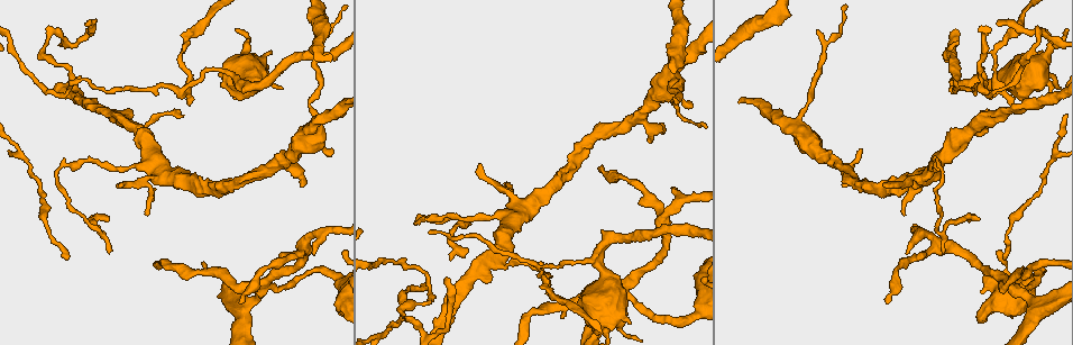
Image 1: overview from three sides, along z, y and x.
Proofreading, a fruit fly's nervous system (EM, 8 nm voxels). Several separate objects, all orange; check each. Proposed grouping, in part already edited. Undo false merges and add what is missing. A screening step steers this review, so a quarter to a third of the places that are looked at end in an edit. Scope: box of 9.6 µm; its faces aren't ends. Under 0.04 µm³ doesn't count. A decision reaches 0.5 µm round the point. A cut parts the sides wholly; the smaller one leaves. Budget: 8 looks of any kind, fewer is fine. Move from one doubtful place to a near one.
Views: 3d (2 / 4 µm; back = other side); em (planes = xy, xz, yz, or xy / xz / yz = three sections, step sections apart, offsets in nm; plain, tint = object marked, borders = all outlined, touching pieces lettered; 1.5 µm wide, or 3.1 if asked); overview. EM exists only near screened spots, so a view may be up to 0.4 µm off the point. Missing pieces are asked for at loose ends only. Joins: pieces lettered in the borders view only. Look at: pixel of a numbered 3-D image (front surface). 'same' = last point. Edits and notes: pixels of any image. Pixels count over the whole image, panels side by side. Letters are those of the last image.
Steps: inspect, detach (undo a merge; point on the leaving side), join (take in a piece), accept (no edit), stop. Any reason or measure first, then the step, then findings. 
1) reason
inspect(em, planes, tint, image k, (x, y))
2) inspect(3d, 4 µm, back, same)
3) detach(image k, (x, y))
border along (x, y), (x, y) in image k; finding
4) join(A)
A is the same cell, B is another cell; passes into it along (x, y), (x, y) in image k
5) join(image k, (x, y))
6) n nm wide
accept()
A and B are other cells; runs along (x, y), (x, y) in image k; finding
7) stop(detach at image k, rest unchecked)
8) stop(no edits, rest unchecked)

four-way junction
inspect(3d, 2 µm, image 1, (270, 289))

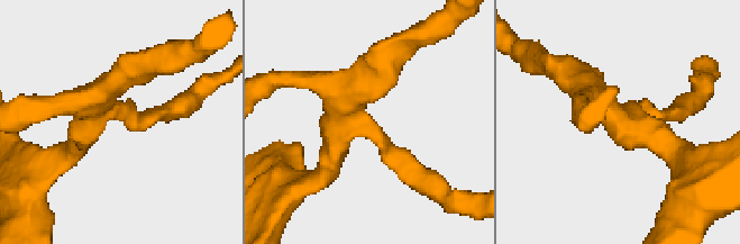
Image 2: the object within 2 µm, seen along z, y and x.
4 arms; shape alone is not enough
inspect(em, planes, borders, image 2, (627, 109))

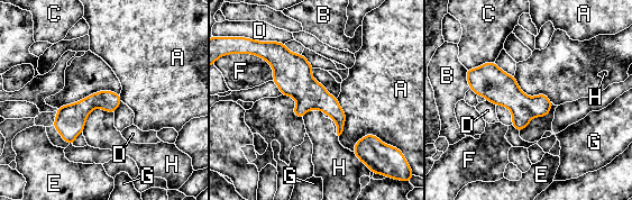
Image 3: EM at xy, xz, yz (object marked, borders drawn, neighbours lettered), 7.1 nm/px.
140 nm wide
accept()
A, B, C, D, E, F, G and H are other cells; border along (353, 151), (365, 165) in image 3; continuous, no second cell

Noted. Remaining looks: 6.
branch stops here
inspect(3d, 4 µm, image 1, (506, 184))

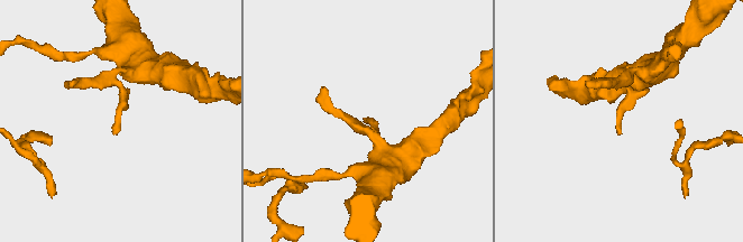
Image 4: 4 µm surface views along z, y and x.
now the EM
inspect(em, planes, borders, image 4, (366, 122))

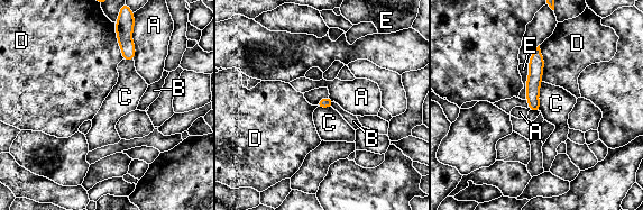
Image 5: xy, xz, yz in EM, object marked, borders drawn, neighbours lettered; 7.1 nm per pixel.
80 nm wide
accept()
A, B, C, D and E are other cells; border along (542, 82), (539, 89), (540, 110) in image 5; none of them fits

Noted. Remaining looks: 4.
sharp bend
inspect(3d, 2 µm, back, image 1, (1038, 29))

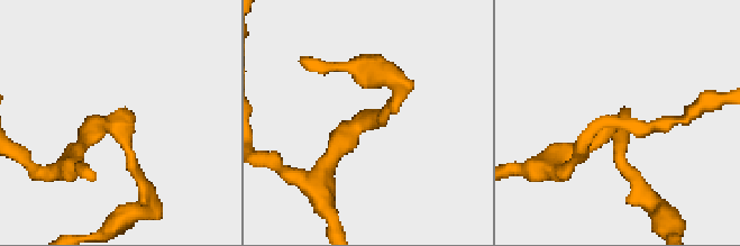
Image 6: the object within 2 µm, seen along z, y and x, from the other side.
inspect(em, planes, borders, image 6, (113, 127))

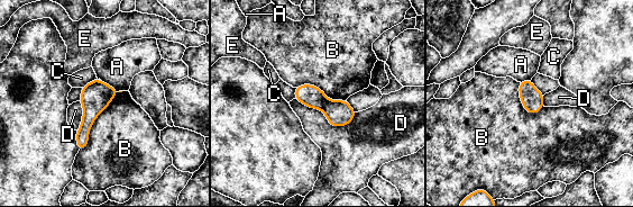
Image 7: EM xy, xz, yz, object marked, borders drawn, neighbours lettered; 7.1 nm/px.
160 nm wide
detach(image 7, (339, 113))
A, B, C, D and E are other cells; border along (329, 100), (321, 109) in image 7; two cells meet here

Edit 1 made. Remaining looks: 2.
stop(detach at image 7, rest unchecked)

